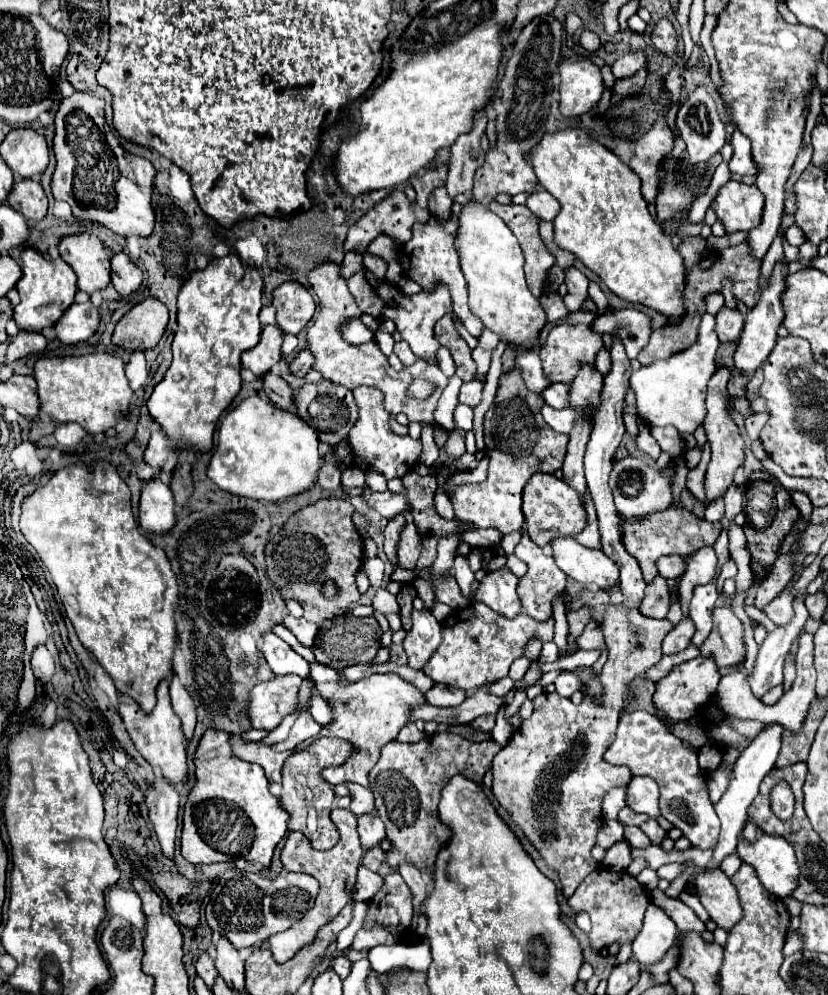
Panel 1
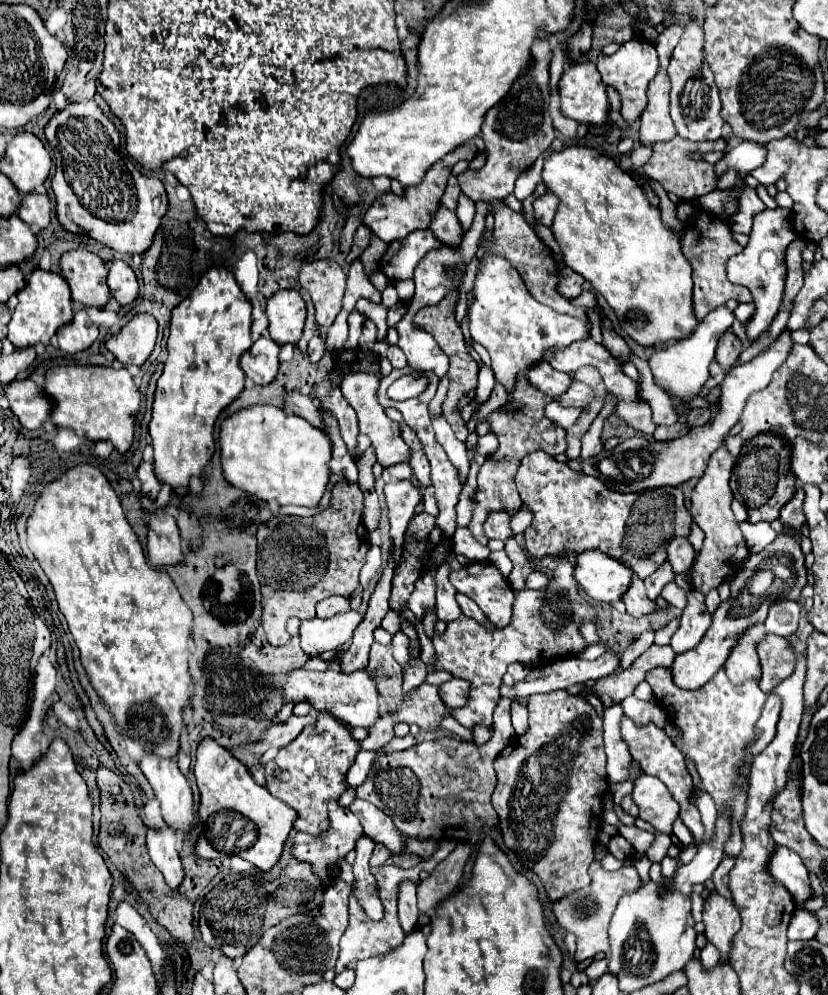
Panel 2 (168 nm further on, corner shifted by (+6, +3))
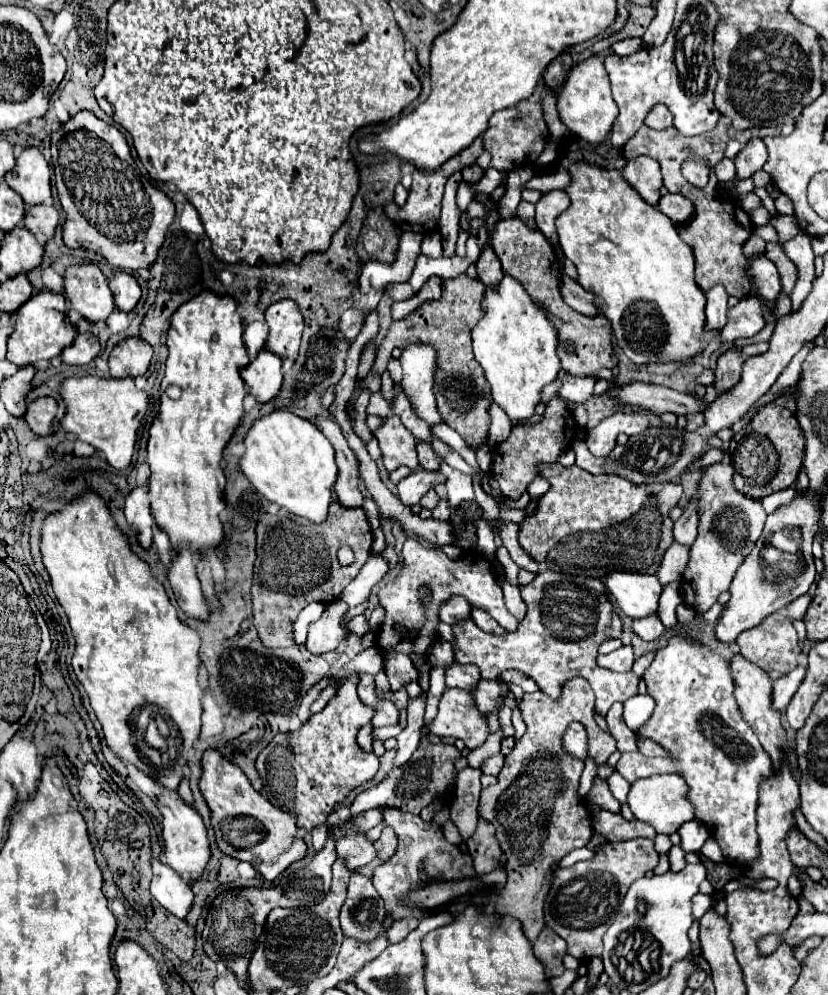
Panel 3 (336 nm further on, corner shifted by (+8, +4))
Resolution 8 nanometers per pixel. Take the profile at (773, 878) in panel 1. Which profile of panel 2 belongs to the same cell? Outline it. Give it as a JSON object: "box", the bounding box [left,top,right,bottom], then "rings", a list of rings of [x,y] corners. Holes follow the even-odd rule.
{"box":[768,846,812,904],"rings":[[[778,846],[768,864],[768,870],[778,882],[782,882],[790,890],[796,904],[804,904],[806,900],[812,898],[808,870],[796,852],[792,852],[784,846]]]}

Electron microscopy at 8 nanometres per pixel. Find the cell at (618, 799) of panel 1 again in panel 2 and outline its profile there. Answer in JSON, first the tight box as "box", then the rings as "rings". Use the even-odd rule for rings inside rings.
{"box":[604,704,632,782],"rings":[[[620,704],[604,710],[604,744],[606,744],[606,756],[608,756],[610,782],[628,780],[628,764],[632,762],[628,746],[624,744],[624,738],[620,736],[622,718],[624,718],[624,712]]]}

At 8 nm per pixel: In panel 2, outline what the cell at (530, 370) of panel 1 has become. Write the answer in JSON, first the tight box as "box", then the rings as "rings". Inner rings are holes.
{"box":[526,362,574,398],"rings":[[[538,362],[536,366],[532,366],[528,370],[526,376],[538,390],[542,390],[544,394],[548,394],[552,398],[558,398],[560,394],[564,394],[574,382],[574,378],[570,374],[554,370],[548,362]]]}

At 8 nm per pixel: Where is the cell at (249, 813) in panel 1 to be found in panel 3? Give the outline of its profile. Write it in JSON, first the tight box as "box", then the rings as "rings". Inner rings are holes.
{"box":[198,751,306,881],"rings":[[[204,751],[198,787],[208,803],[216,843],[224,855],[248,861],[268,881],[274,881],[288,865],[306,855],[306,843],[298,835],[294,813],[286,813],[264,799],[250,785],[244,771],[238,765],[230,763],[220,751]]]}

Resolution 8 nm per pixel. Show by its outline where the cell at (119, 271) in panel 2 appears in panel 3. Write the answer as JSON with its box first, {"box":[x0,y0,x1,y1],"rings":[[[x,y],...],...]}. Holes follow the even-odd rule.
{"box":[108,271,140,313],"rings":[[[118,271],[108,283],[110,283],[110,291],[112,291],[112,295],[114,295],[116,307],[118,307],[120,311],[130,313],[130,311],[136,307],[136,303],[140,301],[138,281],[136,281],[132,275],[128,275],[128,273],[124,273],[124,271]]]}

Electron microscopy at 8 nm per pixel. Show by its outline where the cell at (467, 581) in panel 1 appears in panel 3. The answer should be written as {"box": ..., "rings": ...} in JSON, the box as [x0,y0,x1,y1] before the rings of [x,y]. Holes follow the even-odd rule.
{"box":[440,461,474,511],"rings":[[[446,461],[440,463],[440,473],[446,477],[444,487],[446,487],[450,511],[456,511],[460,507],[460,503],[464,503],[464,501],[474,501],[472,479],[468,475],[464,475],[458,469],[452,469]]]}

